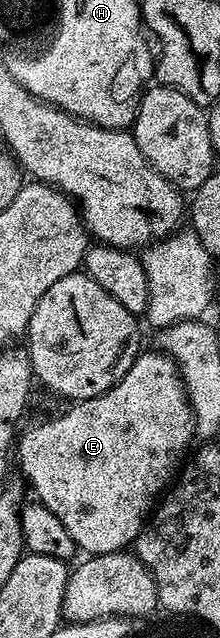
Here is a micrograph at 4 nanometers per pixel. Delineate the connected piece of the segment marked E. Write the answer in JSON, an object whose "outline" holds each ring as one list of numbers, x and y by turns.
{"outline":[[162,351,154,352,140,352,133,363,133,367,129,367,129,371,125,371,123,378,109,391,105,391,88,401,74,402,70,407,67,407,71,409,65,410,60,417,51,417,48,421,39,421,36,425,29,426,27,430,24,428,18,434,17,453,19,449,19,469,23,472,21,474,22,480,29,486,30,492,32,489,39,496,36,497,38,504,44,505,49,511,53,511,53,515,57,515,57,519,61,519,61,523,65,523,65,531,69,531,69,535,82,552,84,549,84,554,121,553,128,547,134,546,135,540,139,538,139,532,146,525,147,518,160,500,161,494,172,484,177,470,184,464,185,458,192,448,191,440,196,440,195,416,191,410,191,405,187,402,187,392,183,390,183,378,179,375,179,368,175,365,175,360,168,357,166,353]]}

